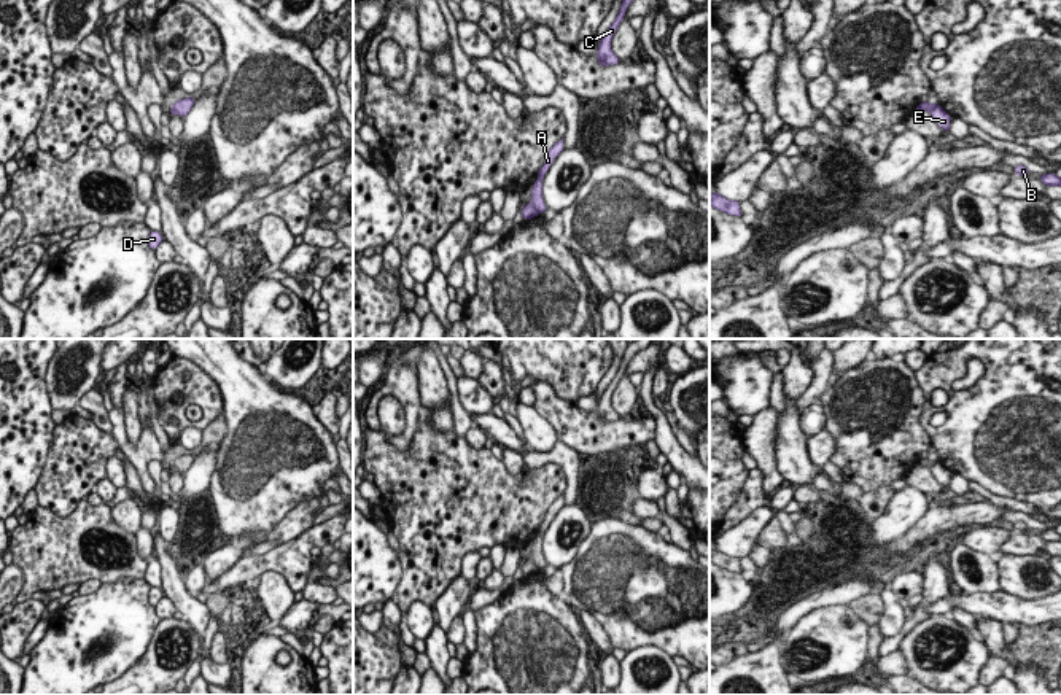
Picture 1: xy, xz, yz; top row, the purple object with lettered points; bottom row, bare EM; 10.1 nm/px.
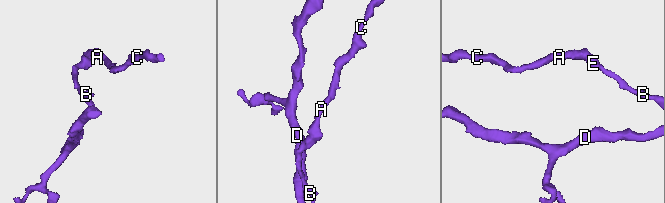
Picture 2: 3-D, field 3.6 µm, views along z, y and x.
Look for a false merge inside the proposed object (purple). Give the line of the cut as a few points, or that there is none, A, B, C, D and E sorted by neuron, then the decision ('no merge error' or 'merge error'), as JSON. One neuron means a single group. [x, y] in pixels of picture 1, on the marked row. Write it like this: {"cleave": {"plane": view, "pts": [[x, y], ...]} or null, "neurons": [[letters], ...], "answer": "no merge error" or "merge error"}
{"cleave": {"plane": "xz", "pts": [[530, 204], [540, 212]]}, "neurons": [["A", "C"], ["B", "D", "E"]], "answer": "merge error"}

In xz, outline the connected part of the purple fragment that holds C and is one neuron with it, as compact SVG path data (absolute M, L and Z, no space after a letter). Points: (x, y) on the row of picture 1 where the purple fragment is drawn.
M622 0L620 10L614 22L609 25L609 29L606 30L606 33L598 43L597 57L601 67L619 64L619 57L611 49L611 41L612 41L612 35L619 29L619 24L624 21L625 11L632 2L633 0Z

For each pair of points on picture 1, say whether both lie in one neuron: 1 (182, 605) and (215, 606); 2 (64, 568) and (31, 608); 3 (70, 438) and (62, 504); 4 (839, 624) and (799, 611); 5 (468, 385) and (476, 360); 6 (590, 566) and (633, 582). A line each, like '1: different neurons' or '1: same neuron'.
1: different neurons
2: different neurons
3: same neuron
4: different neurons
5: different neurons
6: same neuron

